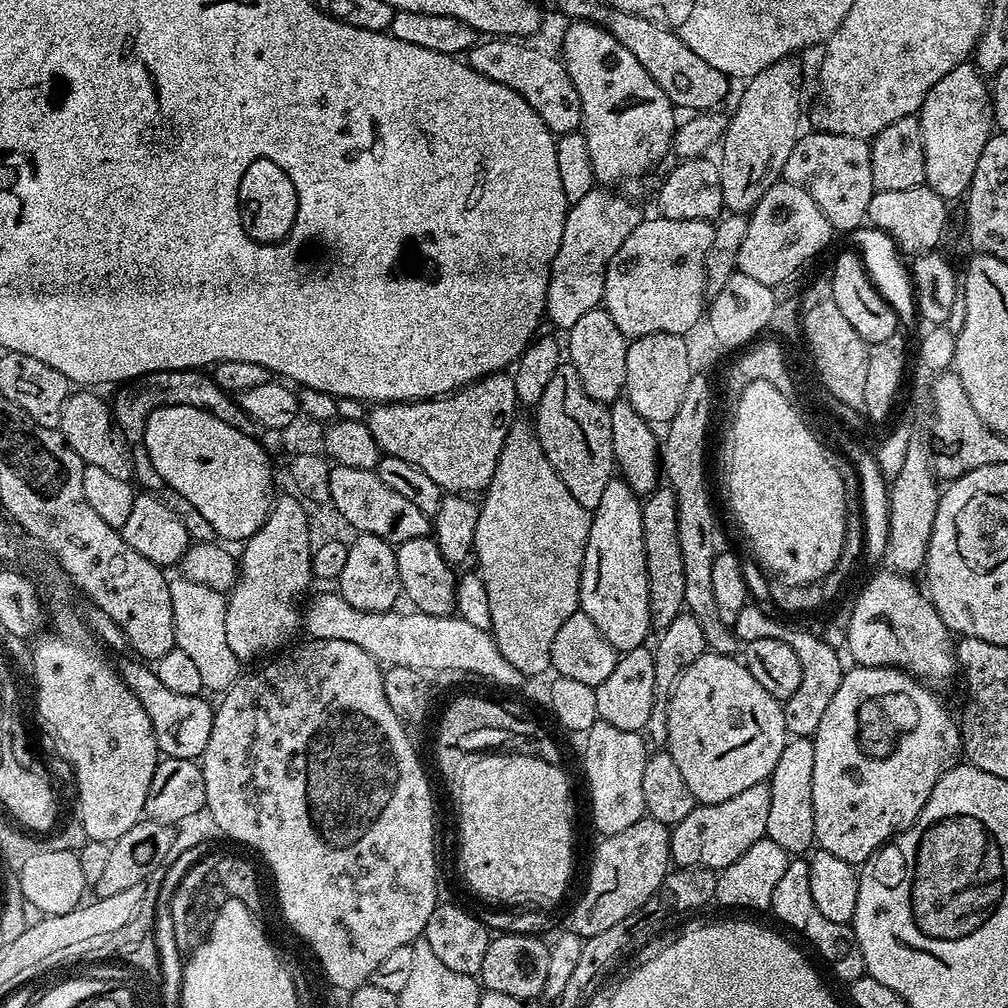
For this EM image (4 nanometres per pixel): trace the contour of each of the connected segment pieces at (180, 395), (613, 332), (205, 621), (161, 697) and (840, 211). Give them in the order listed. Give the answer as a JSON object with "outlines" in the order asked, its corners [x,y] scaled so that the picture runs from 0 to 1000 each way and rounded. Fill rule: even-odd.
{"outlines":[[[[171,366],[169,368],[151,369],[144,374],[142,381],[143,385],[122,402],[114,402],[113,419],[116,428],[121,429],[120,434],[124,437],[124,439],[127,438],[134,442],[131,448],[129,446],[129,463],[134,479],[142,487],[151,488],[153,460],[149,456],[149,452],[145,450],[142,438],[145,416],[148,415],[152,407],[159,405],[161,402],[188,402],[196,406],[202,406],[212,411],[214,415],[219,416],[220,419],[228,422],[230,417],[226,417],[226,409],[230,409],[230,405],[237,400],[227,390],[219,387],[207,370],[199,366]]],[[[593,305],[585,308],[585,312],[577,312],[569,323],[563,326],[563,343],[562,339],[563,356],[569,363],[573,375],[577,375],[577,383],[585,395],[603,403],[607,398],[615,395],[621,379],[621,347],[624,338],[609,323],[609,315],[600,306]]],[[[172,574],[169,578],[169,597],[173,601],[173,629],[175,642],[192,656],[200,673],[200,681],[207,688],[221,688],[238,672],[240,655],[232,649],[224,635],[224,591],[208,581]]],[[[127,651],[121,652],[119,656],[116,654],[113,662],[121,677],[129,681],[133,692],[141,696],[141,704],[145,704],[145,712],[149,712],[149,720],[153,724],[156,743],[164,751],[173,753],[194,754],[201,751],[210,727],[211,699],[206,699],[201,689],[173,688],[173,685],[165,685],[146,658]]],[[[802,129],[794,136],[794,140],[784,149],[784,157],[780,157],[777,178],[783,183],[792,185],[812,200],[812,208],[819,212],[830,231],[844,232],[860,219],[863,196],[866,192],[865,178],[863,177],[863,143],[855,137],[843,137],[839,133],[823,133]]]]}

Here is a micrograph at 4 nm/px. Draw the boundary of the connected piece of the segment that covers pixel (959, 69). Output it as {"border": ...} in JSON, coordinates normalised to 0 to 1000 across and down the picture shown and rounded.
{"border":[[[957,62],[946,65],[942,73],[938,73],[936,77],[931,77],[931,81],[927,81],[927,89],[919,93],[911,114],[915,125],[915,149],[919,157],[917,183],[926,187],[938,200],[945,200],[944,198],[950,197],[951,194],[953,197],[966,177],[966,169],[970,169],[970,157],[974,157],[974,145],[978,145],[978,141],[986,134],[981,80],[967,63]]]}

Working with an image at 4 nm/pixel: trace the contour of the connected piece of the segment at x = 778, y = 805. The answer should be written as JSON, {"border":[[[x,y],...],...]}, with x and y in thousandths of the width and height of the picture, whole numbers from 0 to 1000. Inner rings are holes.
{"border":[[[786,732],[778,739],[776,748],[764,771],[764,808],[760,811],[761,832],[772,835],[783,847],[798,847],[807,840],[808,827],[808,740],[805,733]]]}

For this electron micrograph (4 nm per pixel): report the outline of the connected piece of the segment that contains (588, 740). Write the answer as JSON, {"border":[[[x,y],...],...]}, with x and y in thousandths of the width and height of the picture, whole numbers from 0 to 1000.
{"border":[[[594,713],[579,734],[579,770],[583,773],[583,790],[587,793],[587,817],[596,830],[608,829],[621,819],[640,813],[637,792],[637,764],[645,749],[644,739],[635,726],[617,724]]]}

